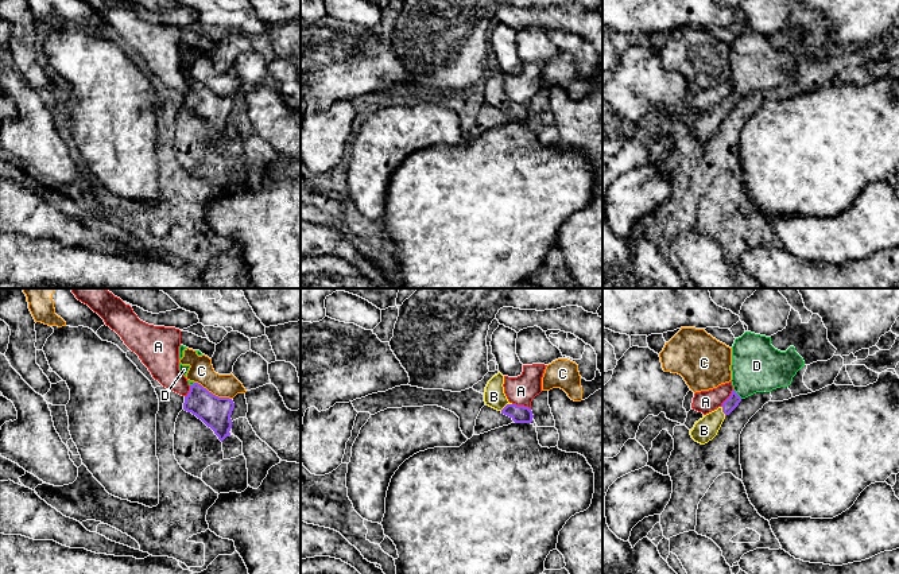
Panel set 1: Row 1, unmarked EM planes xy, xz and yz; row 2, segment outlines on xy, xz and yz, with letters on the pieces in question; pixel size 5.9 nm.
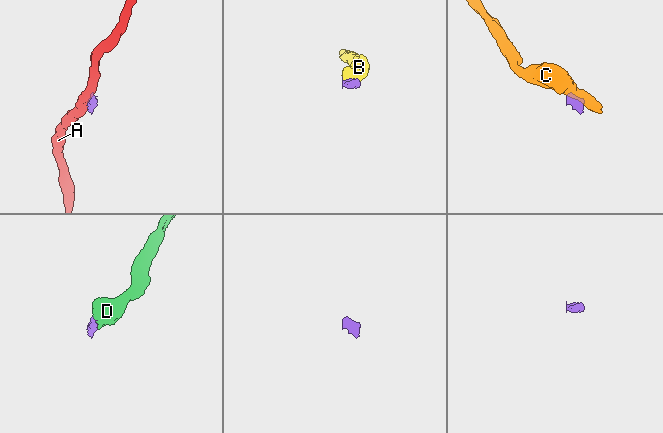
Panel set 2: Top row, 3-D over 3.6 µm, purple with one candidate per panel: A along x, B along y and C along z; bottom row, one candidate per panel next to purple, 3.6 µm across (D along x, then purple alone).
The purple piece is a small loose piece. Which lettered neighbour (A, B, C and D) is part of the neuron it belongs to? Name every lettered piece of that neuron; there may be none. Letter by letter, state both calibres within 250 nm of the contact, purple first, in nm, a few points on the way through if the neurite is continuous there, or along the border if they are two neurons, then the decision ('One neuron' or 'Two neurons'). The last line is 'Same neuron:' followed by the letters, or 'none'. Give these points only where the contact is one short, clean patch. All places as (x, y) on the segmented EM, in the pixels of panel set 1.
A: Thickness 110 nm (purple) against 170 nm. Boundary: xz (512, 403), (530, 408). Two neurons
B: Thickness 110 nm (purple) against 130 nm. Path across: xz (519, 414), (507, 404), (500, 403), (493, 396). One neuron
C: Thickness 180 nm (purple) against 150 nm. Boundary: xy (194, 381), (219, 396), (228, 396), (231, 399). Two neurons
D: Thickness 80 nm (purple) against 300 nm. Path across: yz (732, 402), (736, 394), (756, 365). One neuron
Same neuron: B, D

